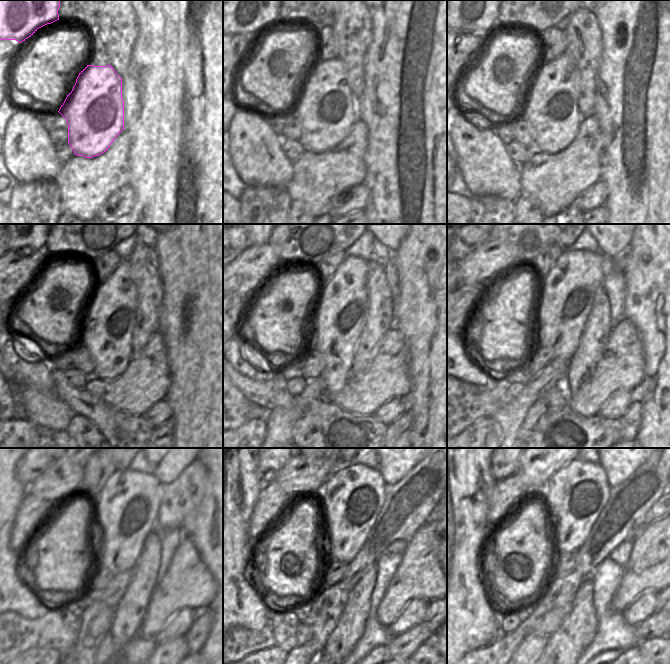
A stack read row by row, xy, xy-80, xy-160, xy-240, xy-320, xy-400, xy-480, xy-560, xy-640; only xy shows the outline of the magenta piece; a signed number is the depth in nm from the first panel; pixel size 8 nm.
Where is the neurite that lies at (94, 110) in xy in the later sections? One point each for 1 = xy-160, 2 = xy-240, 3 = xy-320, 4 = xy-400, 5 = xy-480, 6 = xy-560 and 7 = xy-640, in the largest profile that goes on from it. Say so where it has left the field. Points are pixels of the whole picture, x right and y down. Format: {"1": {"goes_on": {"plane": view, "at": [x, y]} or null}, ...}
{"1": {"goes_on": {"plane": "xy-160", "at": [551, 107]}}, "2": {"goes_on": {"plane": "xy-240", "at": [106, 332]}}, "3": {"goes_on": {"plane": "xy-320", "at": [339, 315]}}, "4": {"goes_on": {"plane": "xy-400", "at": [567, 291]}}, "5": {"goes_on": {"plane": "xy-480", "at": [126, 507]}}, "6": {"goes_on": {"plane": "xy-560", "at": [352, 497]}}, "7": {"goes_on": {"plane": "xy-640", "at": [575, 495]}}}

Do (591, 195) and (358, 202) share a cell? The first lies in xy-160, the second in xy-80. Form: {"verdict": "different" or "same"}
{"verdict": "same"}

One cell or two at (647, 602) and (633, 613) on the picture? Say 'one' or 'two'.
one

